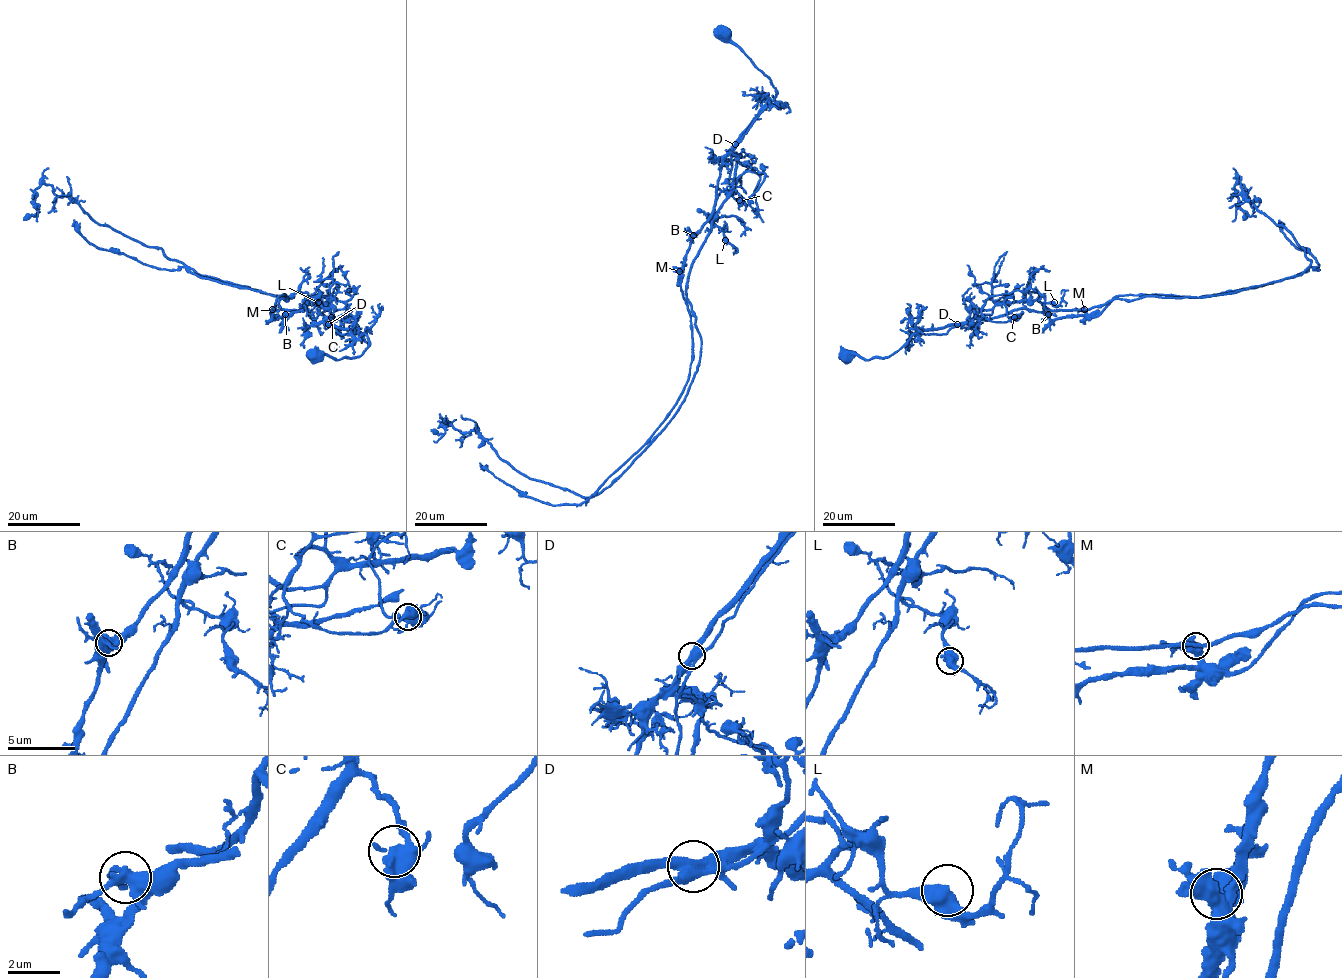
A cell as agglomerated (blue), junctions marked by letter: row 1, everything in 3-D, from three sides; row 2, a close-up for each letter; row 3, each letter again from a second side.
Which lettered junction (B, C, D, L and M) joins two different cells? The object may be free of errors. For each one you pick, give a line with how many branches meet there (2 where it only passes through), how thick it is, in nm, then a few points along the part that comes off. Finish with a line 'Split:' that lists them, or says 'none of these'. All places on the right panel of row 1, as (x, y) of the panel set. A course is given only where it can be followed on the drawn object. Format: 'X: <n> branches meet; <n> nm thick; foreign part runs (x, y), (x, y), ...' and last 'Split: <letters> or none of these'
D: 3 branches meet; 440 nm thick; foreign part runs (957, 325), (1026, 308), (1051, 319), (1096, 317), (1118, 296), (1199, 298), (1318, 270), (1310, 253), (1276, 225)
Split: D

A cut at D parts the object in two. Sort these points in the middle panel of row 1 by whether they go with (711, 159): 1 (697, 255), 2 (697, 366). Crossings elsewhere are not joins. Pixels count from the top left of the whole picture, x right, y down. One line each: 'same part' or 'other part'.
1: other part
2: other part

